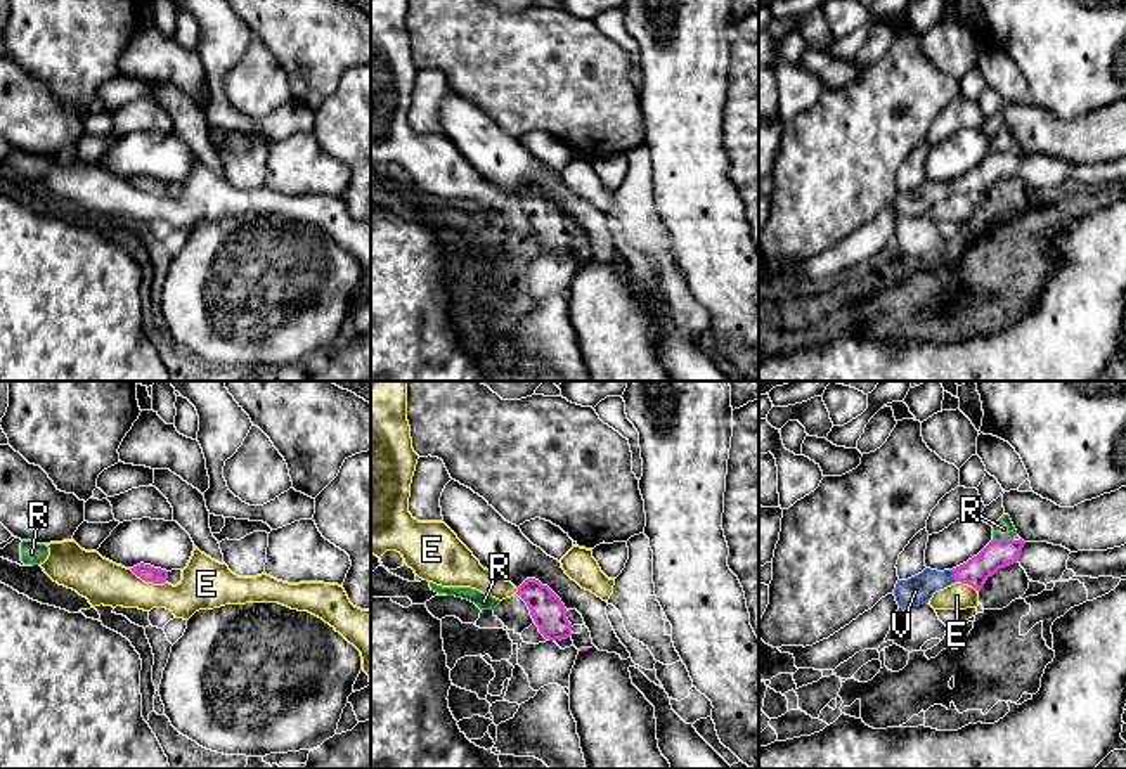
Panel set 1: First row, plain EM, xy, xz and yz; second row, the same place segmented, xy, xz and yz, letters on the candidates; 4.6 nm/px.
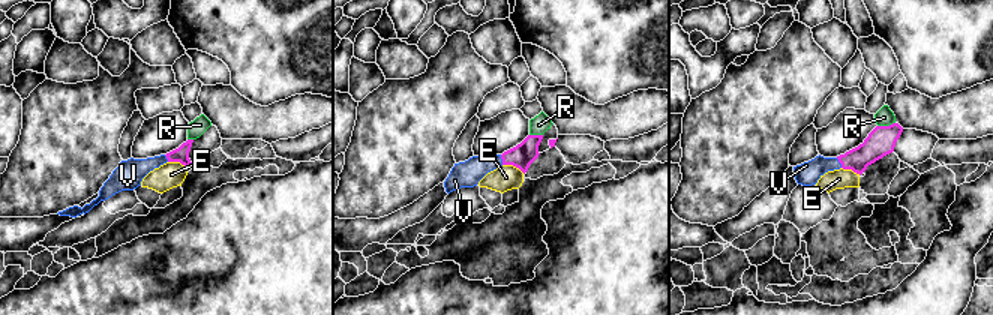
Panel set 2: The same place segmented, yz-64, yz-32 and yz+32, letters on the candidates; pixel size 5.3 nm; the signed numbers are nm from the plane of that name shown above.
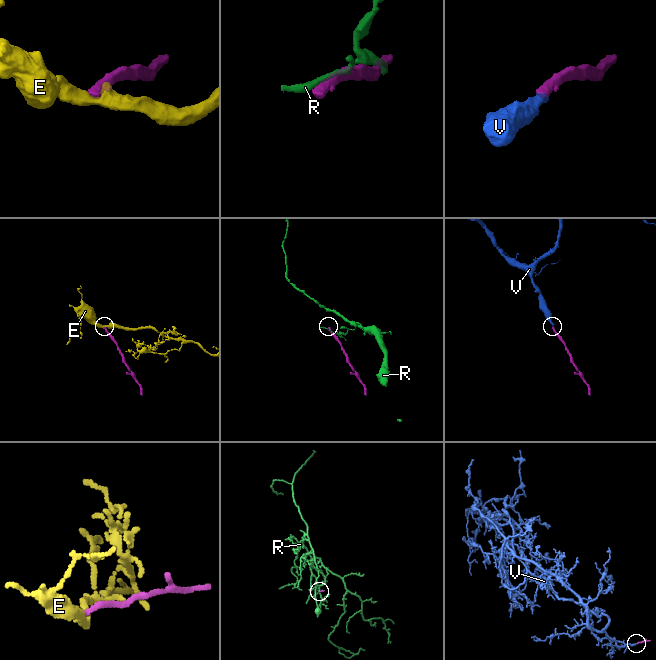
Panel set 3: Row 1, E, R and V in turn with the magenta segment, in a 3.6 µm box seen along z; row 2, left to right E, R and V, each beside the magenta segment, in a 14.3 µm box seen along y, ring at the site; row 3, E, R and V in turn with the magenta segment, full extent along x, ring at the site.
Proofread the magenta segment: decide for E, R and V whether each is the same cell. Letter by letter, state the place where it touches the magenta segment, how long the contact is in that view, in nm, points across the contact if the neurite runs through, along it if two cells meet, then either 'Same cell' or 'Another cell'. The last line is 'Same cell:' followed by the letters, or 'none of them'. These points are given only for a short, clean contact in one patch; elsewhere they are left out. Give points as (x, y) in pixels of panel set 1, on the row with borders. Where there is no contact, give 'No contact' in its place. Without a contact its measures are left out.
E: Touches magenta at xy (148, 581). Shared border 190 nm. Boundary: xy (129, 568), (146, 581), (165, 582). Another cell
R: Touches magenta at yz (1002, 539). Shared border 100 nm. Another cell
V: Touches magenta at yz (955, 575). Shared border 60 nm. Path across: yz (996, 555), (976, 572), (955, 575), (929, 581), (915, 591). Same cell
Same cell: V

